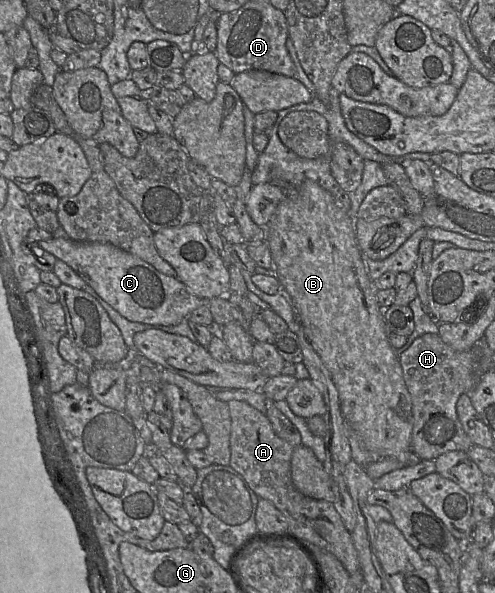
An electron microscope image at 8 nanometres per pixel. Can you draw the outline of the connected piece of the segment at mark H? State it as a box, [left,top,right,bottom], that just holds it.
[400,333,479,460]

